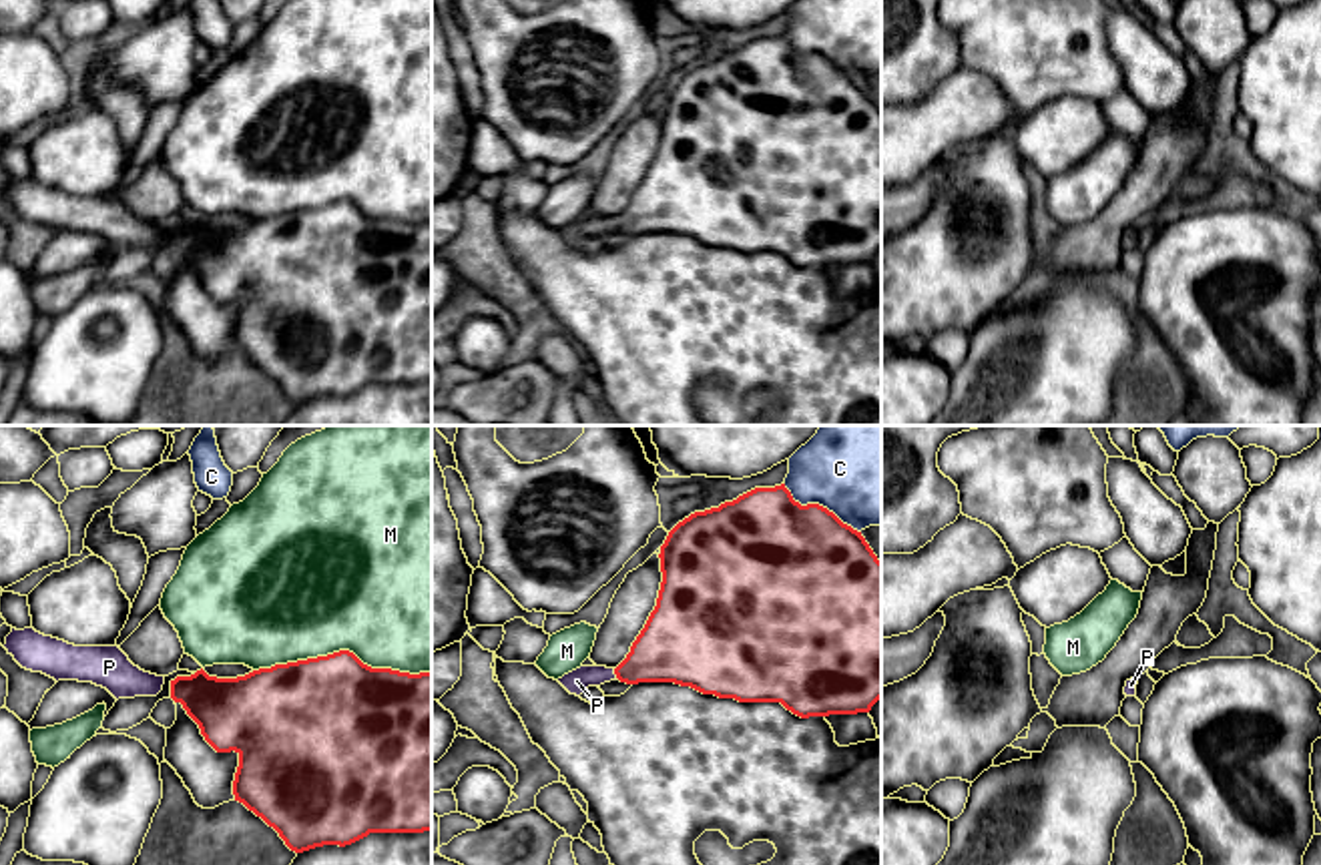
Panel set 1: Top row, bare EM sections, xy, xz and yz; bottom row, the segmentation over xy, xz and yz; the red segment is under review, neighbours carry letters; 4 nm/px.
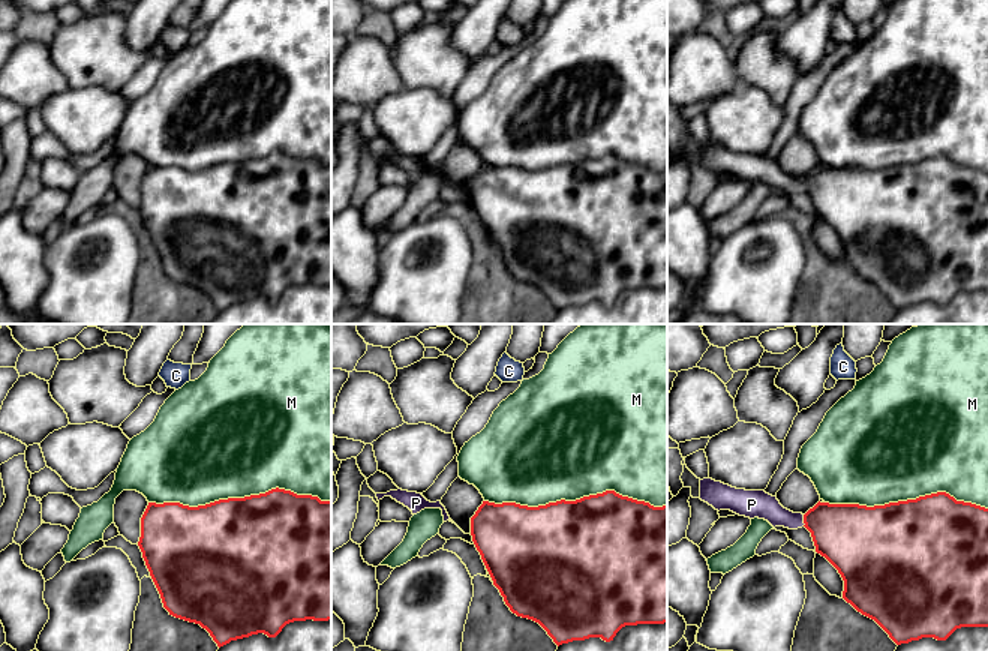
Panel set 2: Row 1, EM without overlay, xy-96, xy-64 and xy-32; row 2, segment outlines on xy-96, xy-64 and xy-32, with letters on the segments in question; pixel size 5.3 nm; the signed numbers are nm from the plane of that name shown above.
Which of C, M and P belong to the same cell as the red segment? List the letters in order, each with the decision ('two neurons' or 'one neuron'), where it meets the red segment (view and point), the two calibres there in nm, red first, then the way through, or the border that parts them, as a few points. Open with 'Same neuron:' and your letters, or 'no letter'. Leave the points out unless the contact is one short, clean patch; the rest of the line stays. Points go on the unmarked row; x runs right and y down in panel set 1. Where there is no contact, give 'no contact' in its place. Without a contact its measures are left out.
Same neuron: P
C: two neurons; meets red in xz at (818, 55); 480 nm thick on the red side, 300 nm on the other
M: two neurons; meets red in xy at (342, 201); 460 nm thick on the red side, 500 nm on the other
P: one neuron; meets red in xz at (615, 223); 280 nm thick on the red side, 90 nm on the other; runs through xz (671, 197), (631, 221), (615, 223), (587, 225), (577, 231)

